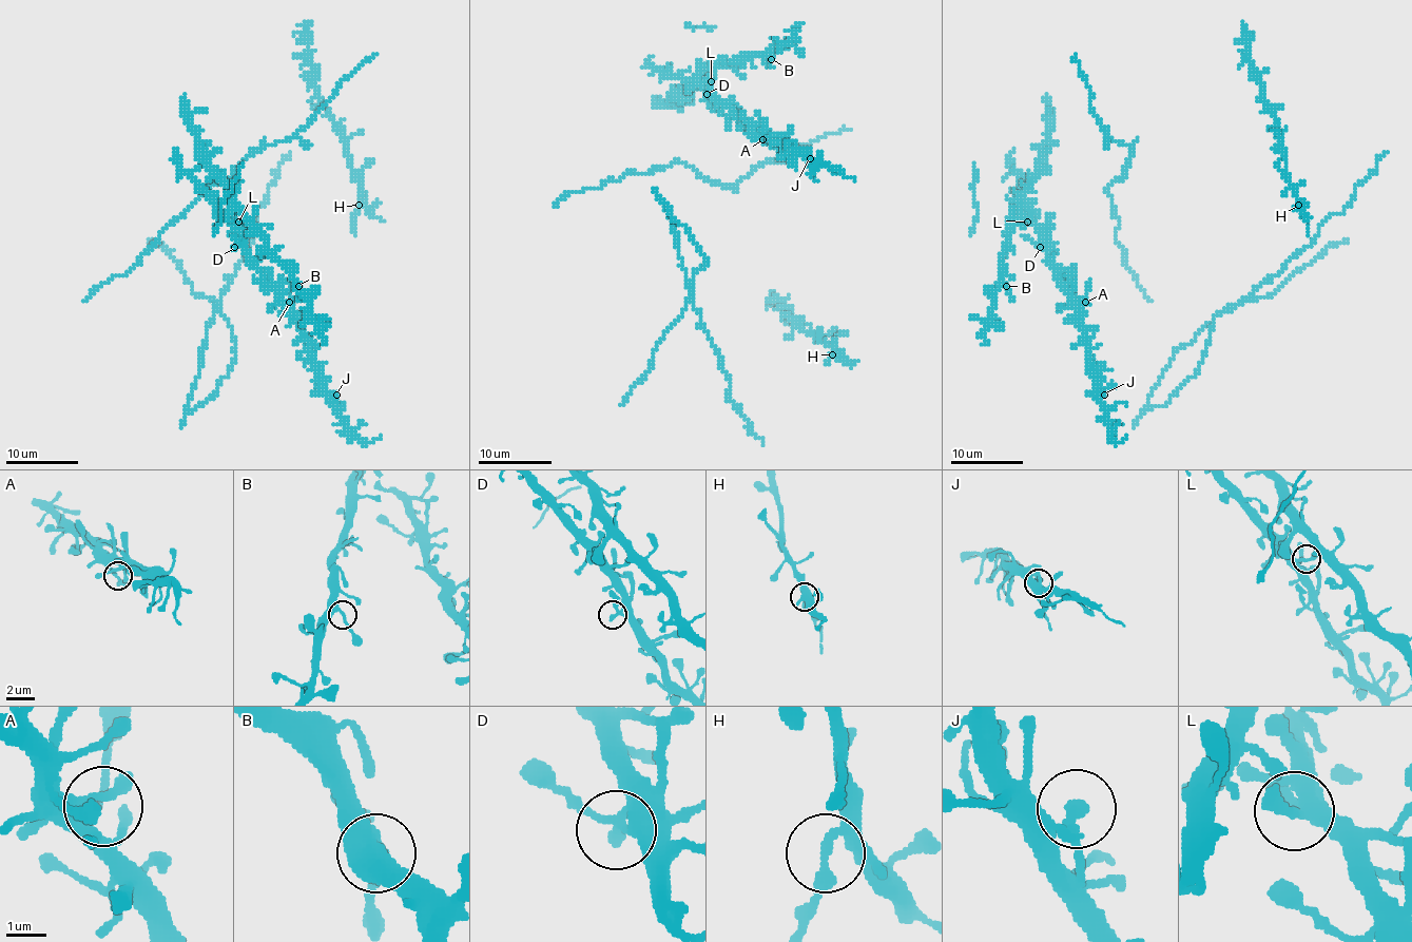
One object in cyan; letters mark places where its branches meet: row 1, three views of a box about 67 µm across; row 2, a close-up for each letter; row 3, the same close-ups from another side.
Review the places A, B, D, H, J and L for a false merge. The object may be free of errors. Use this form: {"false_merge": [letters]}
{"false_merge": ["H"]}

